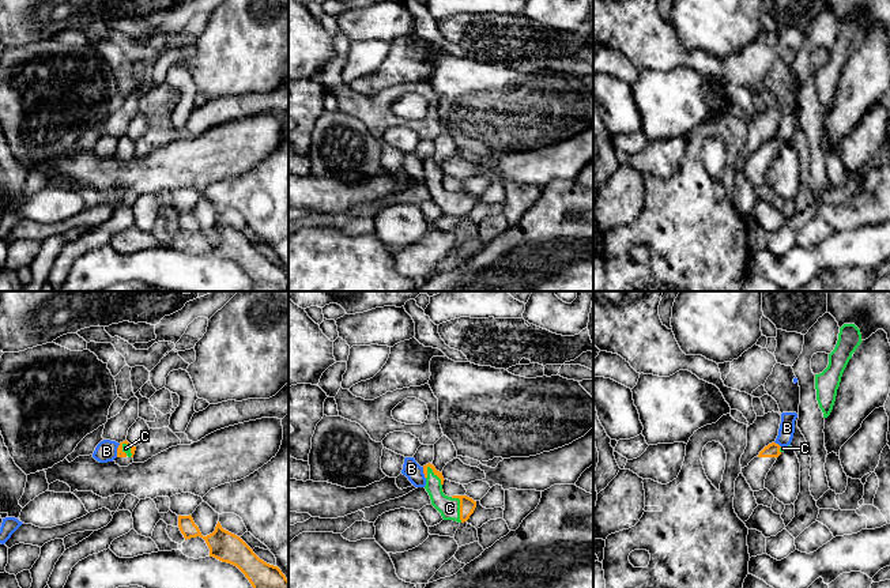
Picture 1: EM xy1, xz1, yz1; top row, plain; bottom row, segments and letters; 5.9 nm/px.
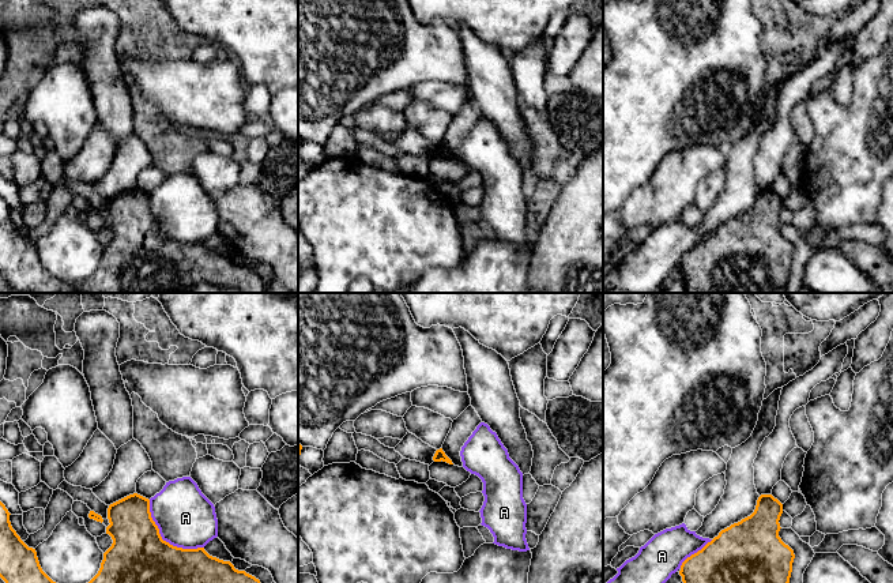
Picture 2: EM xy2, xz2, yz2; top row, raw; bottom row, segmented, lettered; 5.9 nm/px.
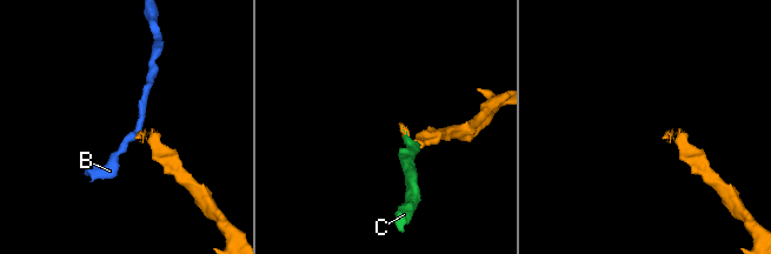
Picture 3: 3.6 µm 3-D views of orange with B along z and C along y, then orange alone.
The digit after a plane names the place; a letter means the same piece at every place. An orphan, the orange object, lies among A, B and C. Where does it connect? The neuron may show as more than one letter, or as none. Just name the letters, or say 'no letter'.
C

